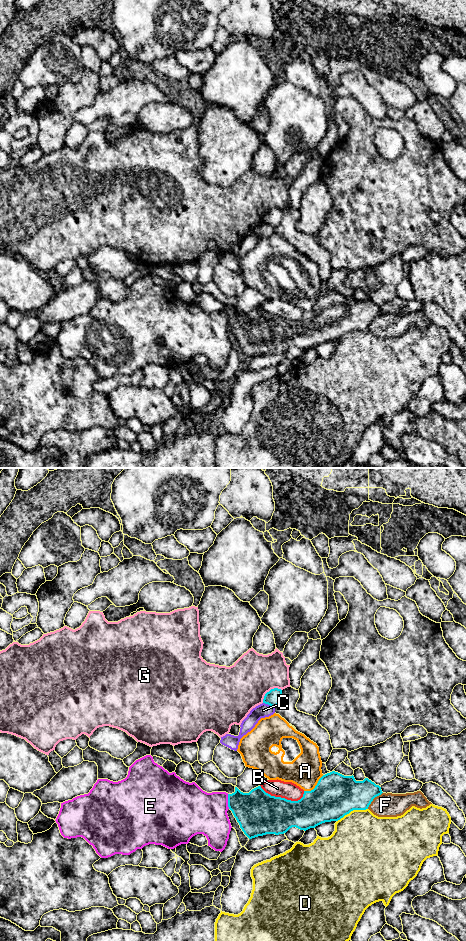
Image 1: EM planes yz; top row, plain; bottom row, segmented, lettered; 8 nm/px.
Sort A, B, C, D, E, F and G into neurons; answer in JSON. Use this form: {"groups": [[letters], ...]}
{"groups": [["A"], ["B"], ["C"], ["D"], ["E"], ["F"], ["G"]]}

